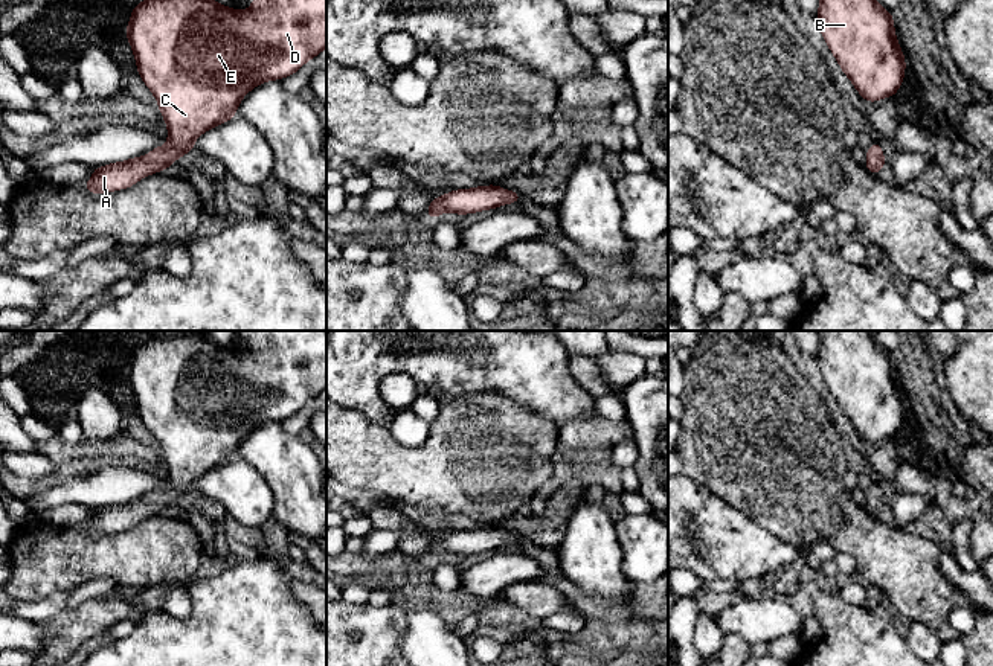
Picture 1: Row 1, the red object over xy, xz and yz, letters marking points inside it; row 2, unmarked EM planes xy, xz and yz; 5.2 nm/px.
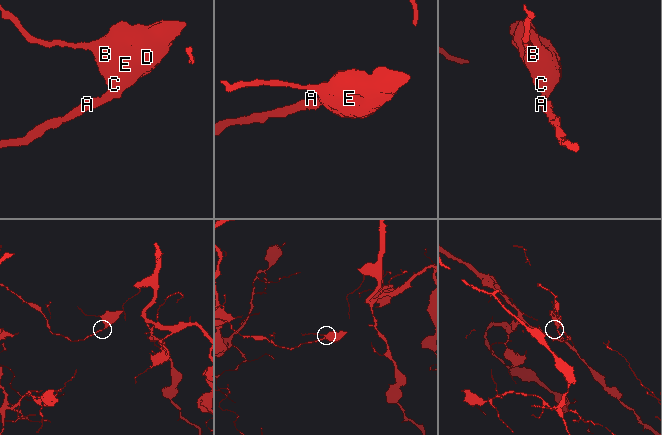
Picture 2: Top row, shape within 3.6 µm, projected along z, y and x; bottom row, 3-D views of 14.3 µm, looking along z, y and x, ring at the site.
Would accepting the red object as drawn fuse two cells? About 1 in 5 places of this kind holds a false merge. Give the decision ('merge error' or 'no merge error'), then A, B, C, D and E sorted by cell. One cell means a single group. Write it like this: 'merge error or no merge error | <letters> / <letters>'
no merge error | A B C D E

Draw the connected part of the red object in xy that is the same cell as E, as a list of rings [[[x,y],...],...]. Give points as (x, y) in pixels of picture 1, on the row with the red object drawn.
[[[143,0],[133,9],[125,32],[137,72],[168,125],[168,143],[145,157],[93,168],[93,177],[85,181],[85,191],[92,194],[127,189],[143,177],[168,169],[177,158],[197,149],[194,142],[204,131],[230,120],[252,88],[265,81],[284,79],[317,56],[326,47],[326,0],[252,0],[249,11],[230,9],[215,0]]]

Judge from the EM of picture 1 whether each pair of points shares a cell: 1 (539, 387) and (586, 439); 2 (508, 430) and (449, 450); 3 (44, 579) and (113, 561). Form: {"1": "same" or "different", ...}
{"1": "different", "2": "same", "3": "same"}

